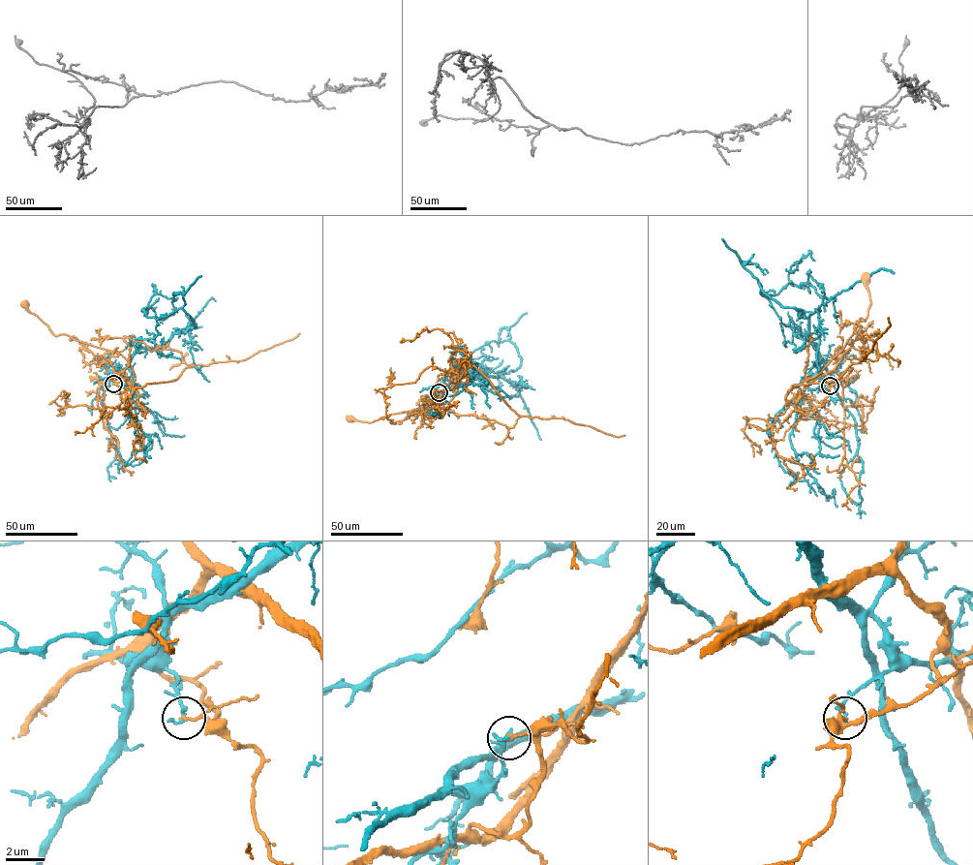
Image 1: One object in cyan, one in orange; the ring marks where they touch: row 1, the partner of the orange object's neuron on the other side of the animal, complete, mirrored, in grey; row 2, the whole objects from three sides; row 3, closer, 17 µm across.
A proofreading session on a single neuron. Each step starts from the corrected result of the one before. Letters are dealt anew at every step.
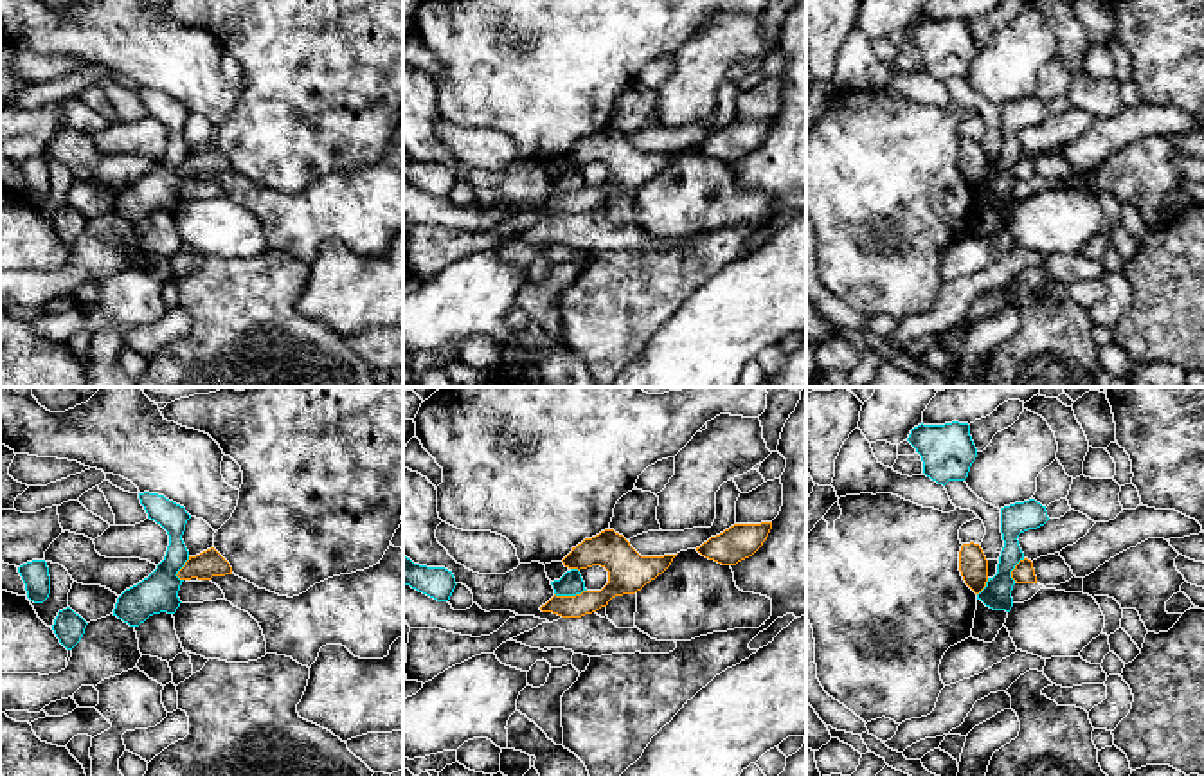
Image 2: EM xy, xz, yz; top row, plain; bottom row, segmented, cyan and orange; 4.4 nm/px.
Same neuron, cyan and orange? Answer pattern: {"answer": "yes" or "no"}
{"answer": "no"}

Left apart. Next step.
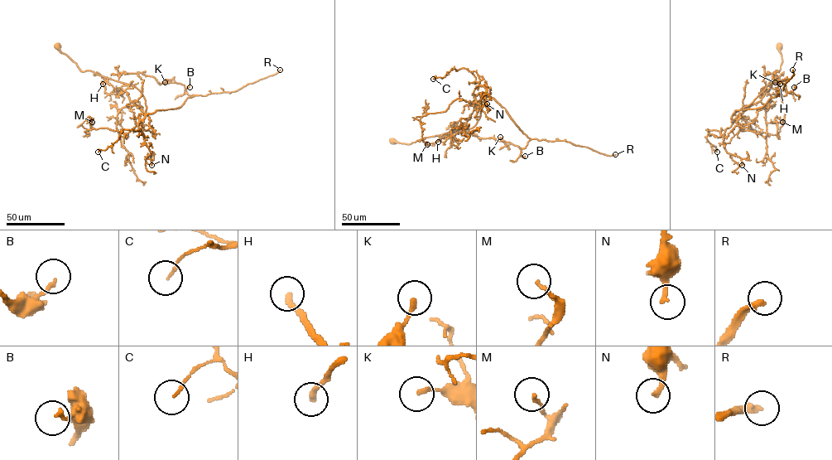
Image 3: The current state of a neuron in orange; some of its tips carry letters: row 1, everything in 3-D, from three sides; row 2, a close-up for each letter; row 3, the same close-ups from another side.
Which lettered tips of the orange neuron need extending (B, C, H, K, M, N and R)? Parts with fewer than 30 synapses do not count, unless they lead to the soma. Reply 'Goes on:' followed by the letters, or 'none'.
Goes on: H, N, R

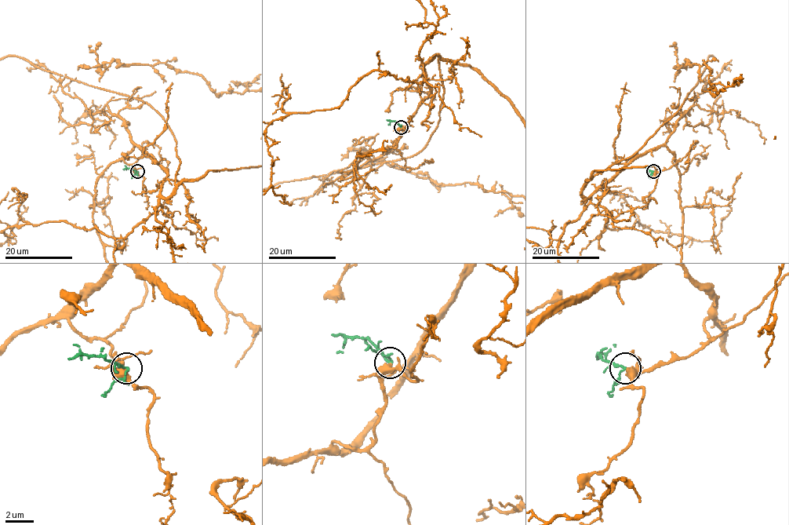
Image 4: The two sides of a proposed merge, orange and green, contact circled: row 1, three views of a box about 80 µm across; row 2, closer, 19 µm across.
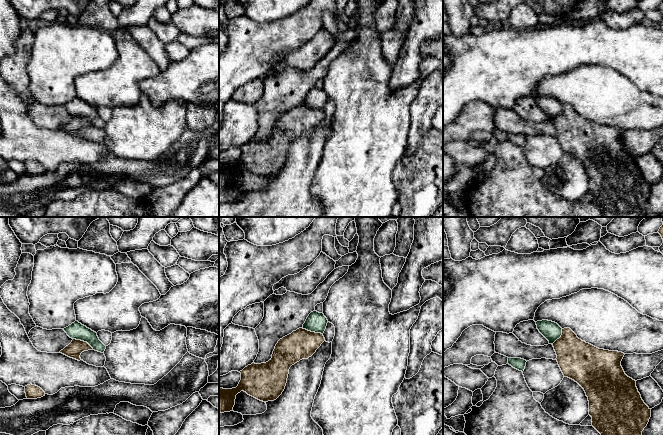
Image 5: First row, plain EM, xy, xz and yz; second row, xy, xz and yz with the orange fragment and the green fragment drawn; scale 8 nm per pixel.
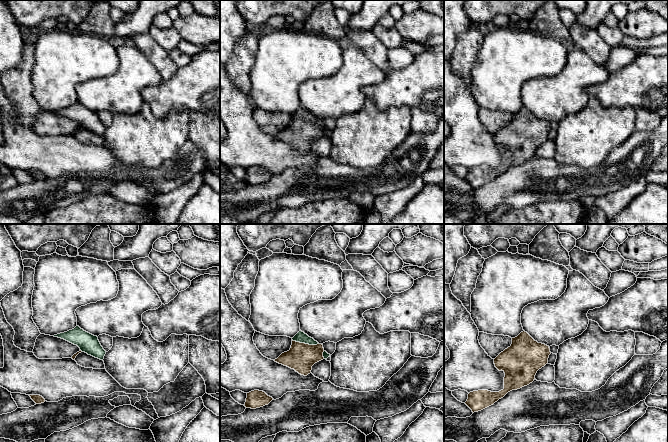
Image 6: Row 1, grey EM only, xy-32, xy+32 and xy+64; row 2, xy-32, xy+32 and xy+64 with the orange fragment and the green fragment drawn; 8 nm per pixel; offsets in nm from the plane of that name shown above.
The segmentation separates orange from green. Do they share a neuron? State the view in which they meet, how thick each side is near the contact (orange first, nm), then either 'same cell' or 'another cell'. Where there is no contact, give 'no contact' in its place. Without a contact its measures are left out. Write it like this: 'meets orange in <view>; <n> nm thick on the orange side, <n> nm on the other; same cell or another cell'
meets orange in xz; 240 nm thick on the orange side, 160 nm on the other; another cell

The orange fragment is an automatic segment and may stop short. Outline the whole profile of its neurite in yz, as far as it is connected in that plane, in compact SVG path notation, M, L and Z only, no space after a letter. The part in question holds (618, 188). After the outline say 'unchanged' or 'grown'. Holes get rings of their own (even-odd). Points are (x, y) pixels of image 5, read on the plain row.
M570 104L562 105L561 113L552 121L564 153L574 156L584 165L589 177L592 202L604 217L639 217L651 193L651 185L642 176L636 157L628 153L621 142L625 130L586 119Z; unchanged

